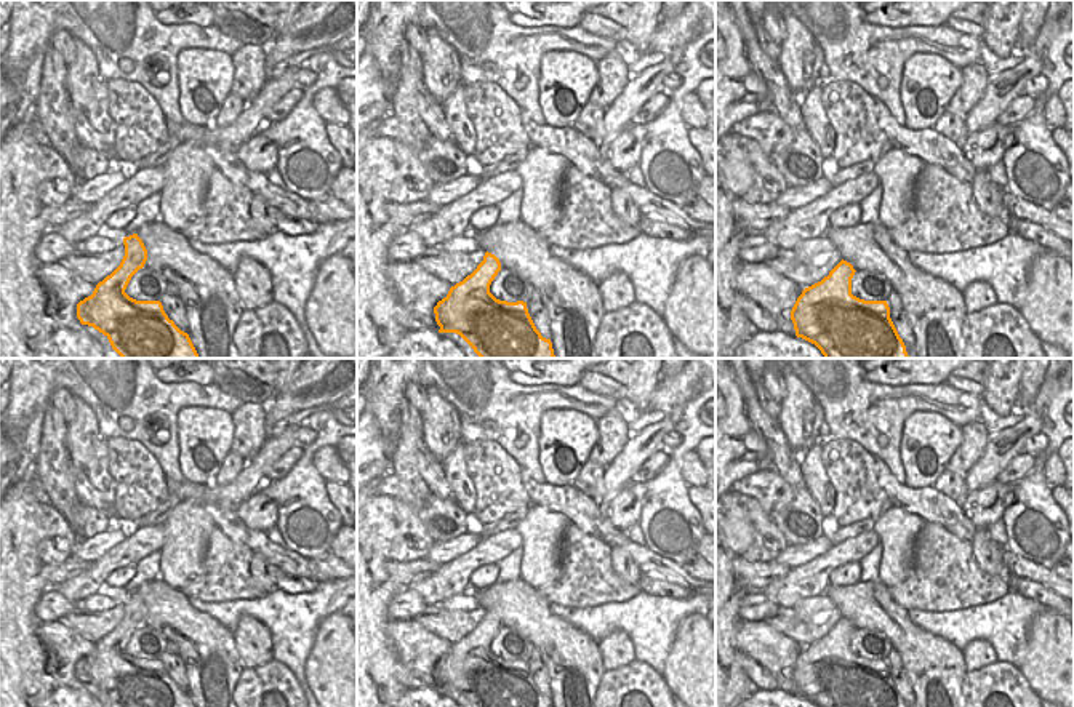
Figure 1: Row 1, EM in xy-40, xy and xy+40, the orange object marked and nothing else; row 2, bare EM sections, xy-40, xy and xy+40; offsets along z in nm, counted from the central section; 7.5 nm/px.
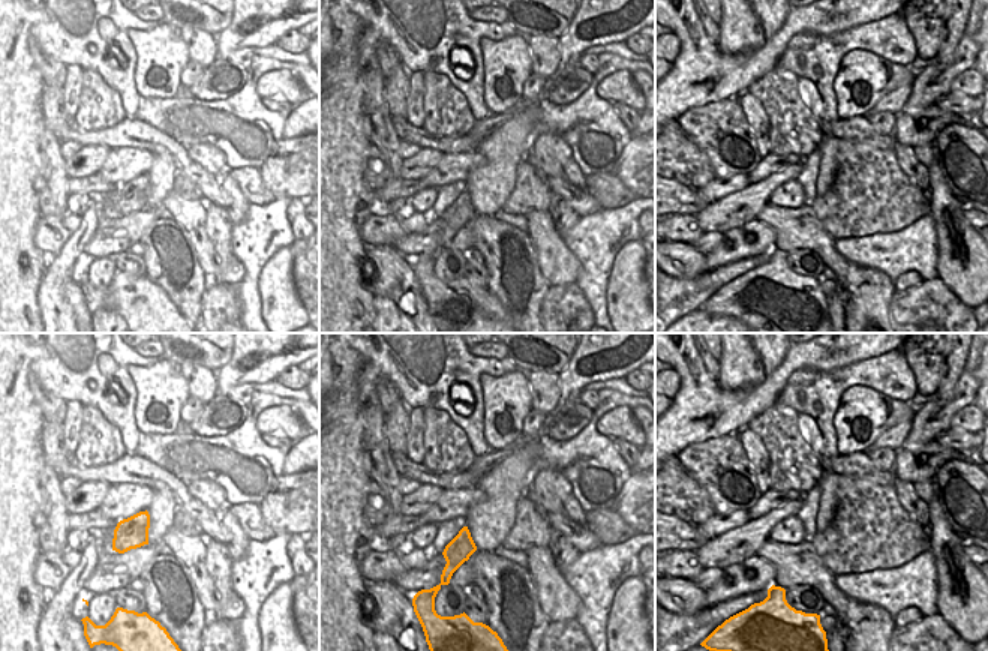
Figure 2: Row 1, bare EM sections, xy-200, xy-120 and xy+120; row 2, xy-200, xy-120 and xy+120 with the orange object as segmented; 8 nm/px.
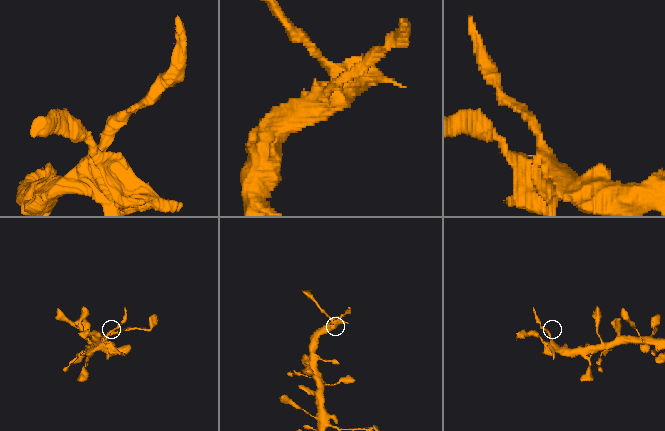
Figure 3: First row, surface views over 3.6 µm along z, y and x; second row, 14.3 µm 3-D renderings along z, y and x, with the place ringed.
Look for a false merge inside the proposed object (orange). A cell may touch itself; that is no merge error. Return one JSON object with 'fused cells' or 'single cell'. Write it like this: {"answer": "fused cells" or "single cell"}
{"answer": "single cell"}

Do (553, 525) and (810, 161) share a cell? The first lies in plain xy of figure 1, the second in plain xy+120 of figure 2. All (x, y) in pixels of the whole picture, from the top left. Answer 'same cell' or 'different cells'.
different cells

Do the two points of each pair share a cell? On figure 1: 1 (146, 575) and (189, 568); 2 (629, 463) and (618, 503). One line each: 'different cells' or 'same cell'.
1: different cells
2: different cells

